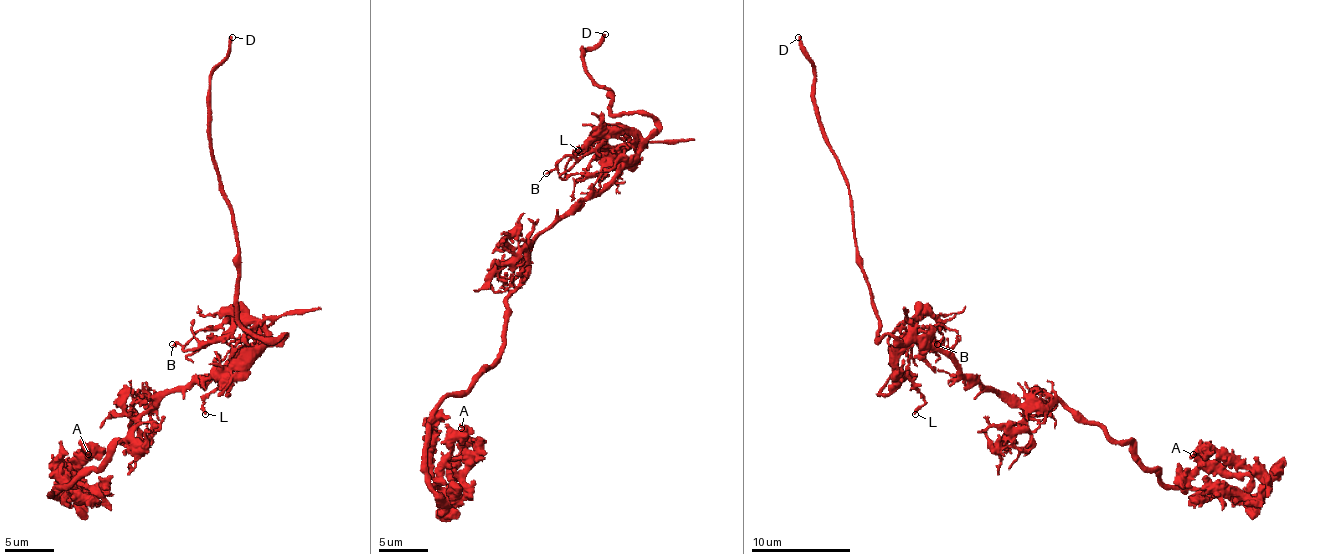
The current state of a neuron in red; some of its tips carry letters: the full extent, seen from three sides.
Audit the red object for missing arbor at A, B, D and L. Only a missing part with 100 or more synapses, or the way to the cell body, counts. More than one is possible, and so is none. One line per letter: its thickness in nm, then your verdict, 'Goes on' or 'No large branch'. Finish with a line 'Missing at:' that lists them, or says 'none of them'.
A: Thickness 500 nm. No large branch
B: Thickness 200 nm. No large branch
D: Thickness 240 nm. Goes on
L: Thickness 220 nm. No large branch
Missing at: D

